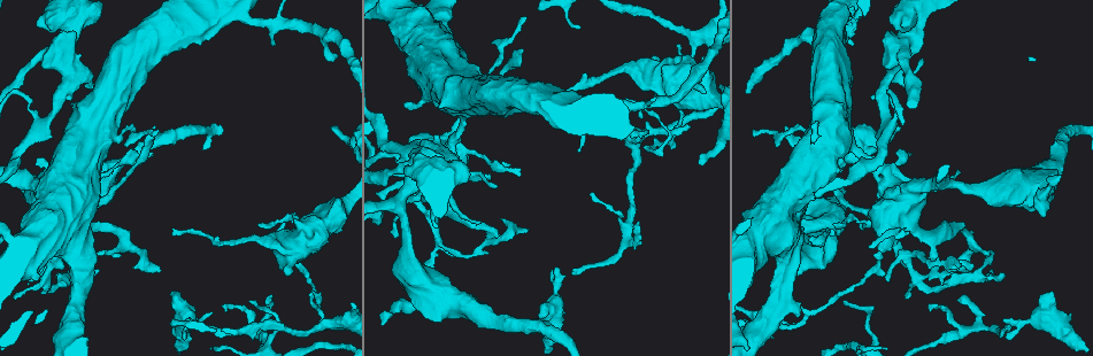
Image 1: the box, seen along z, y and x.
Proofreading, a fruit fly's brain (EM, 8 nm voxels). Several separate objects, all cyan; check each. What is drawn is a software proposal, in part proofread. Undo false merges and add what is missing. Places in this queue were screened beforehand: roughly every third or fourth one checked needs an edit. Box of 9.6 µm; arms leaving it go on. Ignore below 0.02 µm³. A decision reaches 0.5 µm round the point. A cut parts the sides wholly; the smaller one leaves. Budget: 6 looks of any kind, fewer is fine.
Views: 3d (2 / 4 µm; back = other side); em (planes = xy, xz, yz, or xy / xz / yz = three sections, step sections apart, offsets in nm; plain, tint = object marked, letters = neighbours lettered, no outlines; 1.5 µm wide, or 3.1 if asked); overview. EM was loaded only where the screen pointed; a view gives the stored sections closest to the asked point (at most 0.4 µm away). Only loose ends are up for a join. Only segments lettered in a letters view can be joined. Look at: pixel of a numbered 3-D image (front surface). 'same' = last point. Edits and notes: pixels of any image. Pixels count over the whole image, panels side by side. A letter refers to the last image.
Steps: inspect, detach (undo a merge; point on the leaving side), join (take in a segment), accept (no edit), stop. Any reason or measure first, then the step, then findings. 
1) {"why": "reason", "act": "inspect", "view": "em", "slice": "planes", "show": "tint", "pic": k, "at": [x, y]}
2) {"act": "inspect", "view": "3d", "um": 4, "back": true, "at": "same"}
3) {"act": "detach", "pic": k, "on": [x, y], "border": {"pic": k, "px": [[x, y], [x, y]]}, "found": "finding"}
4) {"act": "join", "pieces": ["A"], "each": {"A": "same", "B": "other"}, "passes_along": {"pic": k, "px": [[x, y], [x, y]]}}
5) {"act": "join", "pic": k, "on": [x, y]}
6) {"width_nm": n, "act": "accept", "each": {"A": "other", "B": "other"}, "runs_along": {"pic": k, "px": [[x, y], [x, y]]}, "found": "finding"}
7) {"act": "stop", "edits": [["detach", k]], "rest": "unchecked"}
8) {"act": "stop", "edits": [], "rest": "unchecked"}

{"act": "inspect", "view": "em", "slice": "planes", "show": "plain", "pic": 1, "at": [753, 132]}

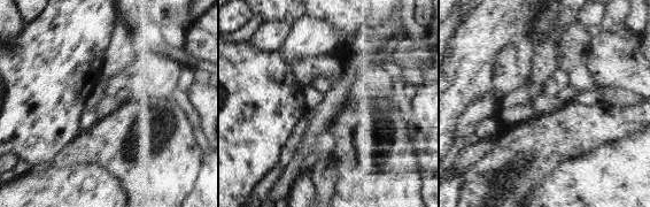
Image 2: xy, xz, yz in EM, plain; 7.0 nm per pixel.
{"act": "inspect", "view": "em", "slice": "planes", "show": "letters", "at": "same"}

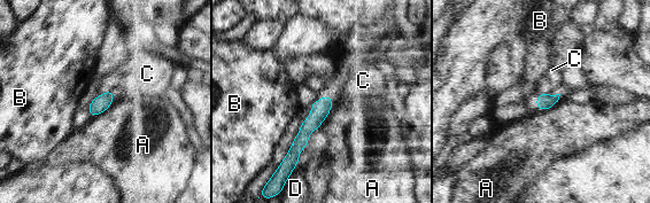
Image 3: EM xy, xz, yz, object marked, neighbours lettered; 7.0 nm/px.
{"act": "accept", "each": {"A": "other", "B": "other", "C": "other", "D": "other"}, "runs_along": {"pic": 3, "px": [[326, 98], [294, 153], [286, 161]]}, "found": "none of them fits"}

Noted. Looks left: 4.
{"why": "thin end", "act": "inspect", "view": "em", "slice": "planes", "show": "letters", "pic": 1, "at": [479, 223]}

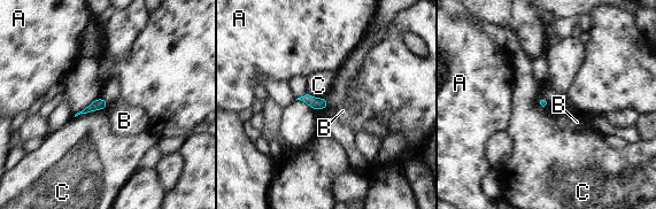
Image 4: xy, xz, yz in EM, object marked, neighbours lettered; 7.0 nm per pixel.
{"width_nm": 70, "act": "accept", "each": {"A": "other", "B": "other", "C": "other"}, "border": {"pic": 4, "px": [[103, 108], [80, 113], [75, 117]]}, "found": "no lettered segment goes on from it"}

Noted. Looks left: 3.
{"why": "side arm on a straight run", "act": "inspect", "view": "em", "slice": "planes", "show": "tint", "pic": 1, "at": [883, 177]}

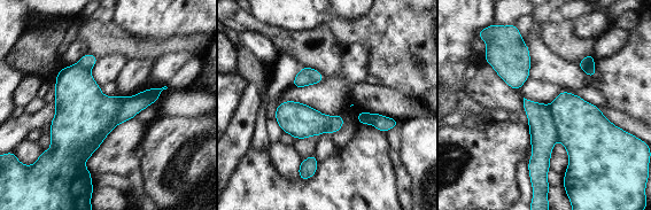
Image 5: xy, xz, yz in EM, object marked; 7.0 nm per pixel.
{"why": "what lies round it", "act": "inspect", "view": "em", "slice": "planes", "show": "letters", "at": "same"}

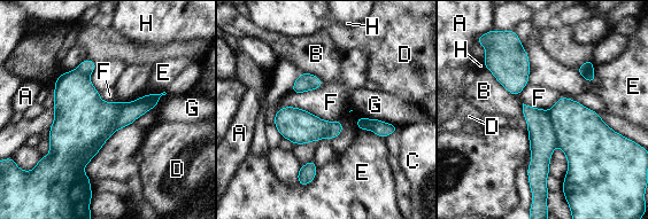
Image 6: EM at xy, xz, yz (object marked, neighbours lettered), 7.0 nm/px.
{"act": "detach", "pic": 6, "on": [82, 119], "each": {"A": "other", "B": "other", "C": "other", "D": "other", "E": "other", "F": "other", "G": "other", "H": "other"}, "border": {"pic": 6, "px": [[124, 103], [113, 128], [78, 166]]}, "found": "a second neuron is stuck on"}

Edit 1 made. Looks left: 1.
{"act": "stop", "edits": [["detach", 6]], "rest": "unchecked"}

